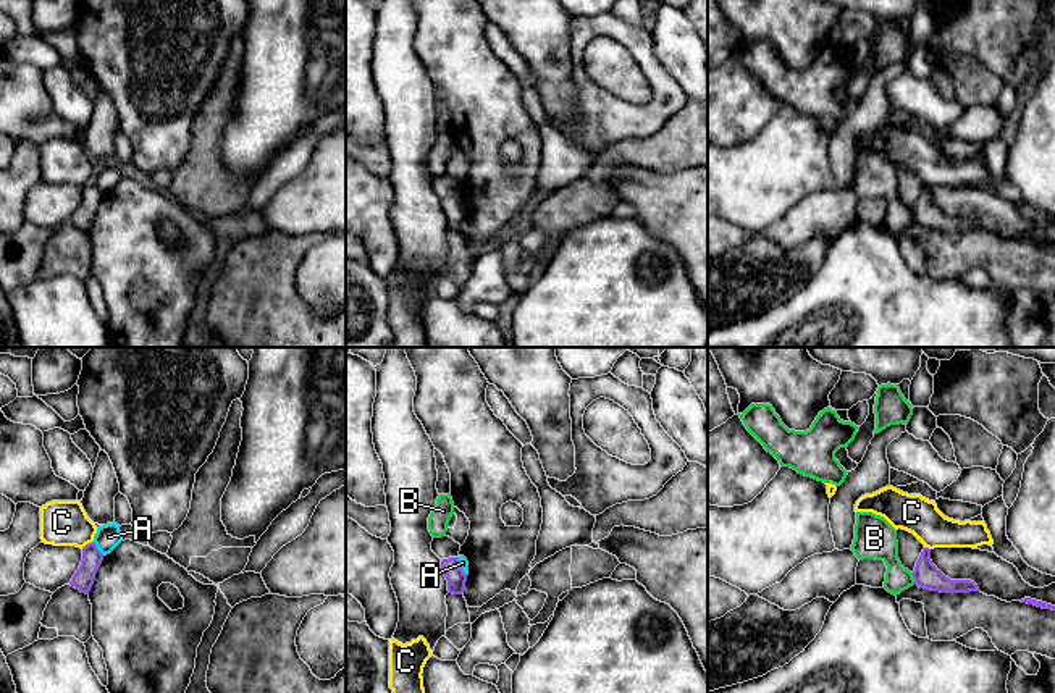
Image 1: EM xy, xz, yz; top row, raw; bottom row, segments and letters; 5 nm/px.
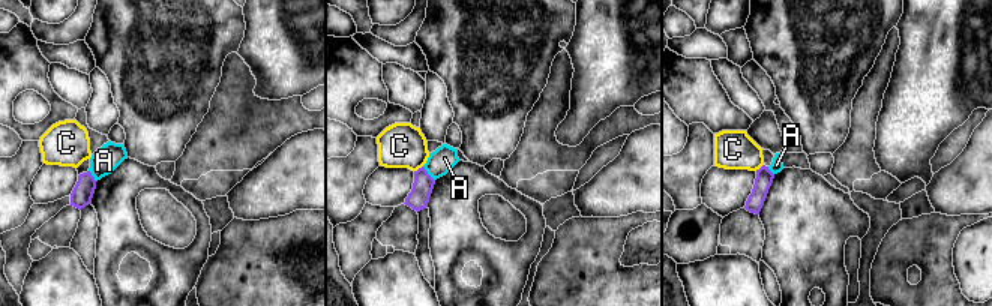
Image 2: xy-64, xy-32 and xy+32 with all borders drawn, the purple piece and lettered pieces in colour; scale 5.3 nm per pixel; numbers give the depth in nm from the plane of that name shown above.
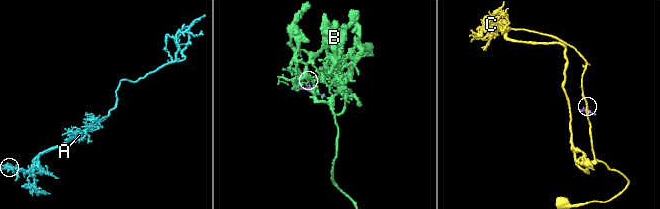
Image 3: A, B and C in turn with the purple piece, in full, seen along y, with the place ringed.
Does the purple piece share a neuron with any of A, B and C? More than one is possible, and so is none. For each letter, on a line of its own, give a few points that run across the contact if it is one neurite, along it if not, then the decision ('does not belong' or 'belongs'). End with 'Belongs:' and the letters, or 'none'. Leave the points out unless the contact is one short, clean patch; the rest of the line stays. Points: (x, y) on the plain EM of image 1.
A: line xy (92, 180), (104, 193); does not belong
B: does not belong
C: does not belong
Belongs: none

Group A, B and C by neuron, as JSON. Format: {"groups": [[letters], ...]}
{"groups": [["A"], ["B"], ["C"]]}

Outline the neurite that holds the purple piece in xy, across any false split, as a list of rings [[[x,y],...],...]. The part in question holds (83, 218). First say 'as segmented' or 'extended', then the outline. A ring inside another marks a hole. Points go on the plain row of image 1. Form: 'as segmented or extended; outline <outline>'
as segmented; outline [[[89,181],[82,186],[82,199],[76,212],[73,213],[69,223],[81,231],[89,233],[95,212],[103,199],[103,192],[97,187],[95,181]]]

